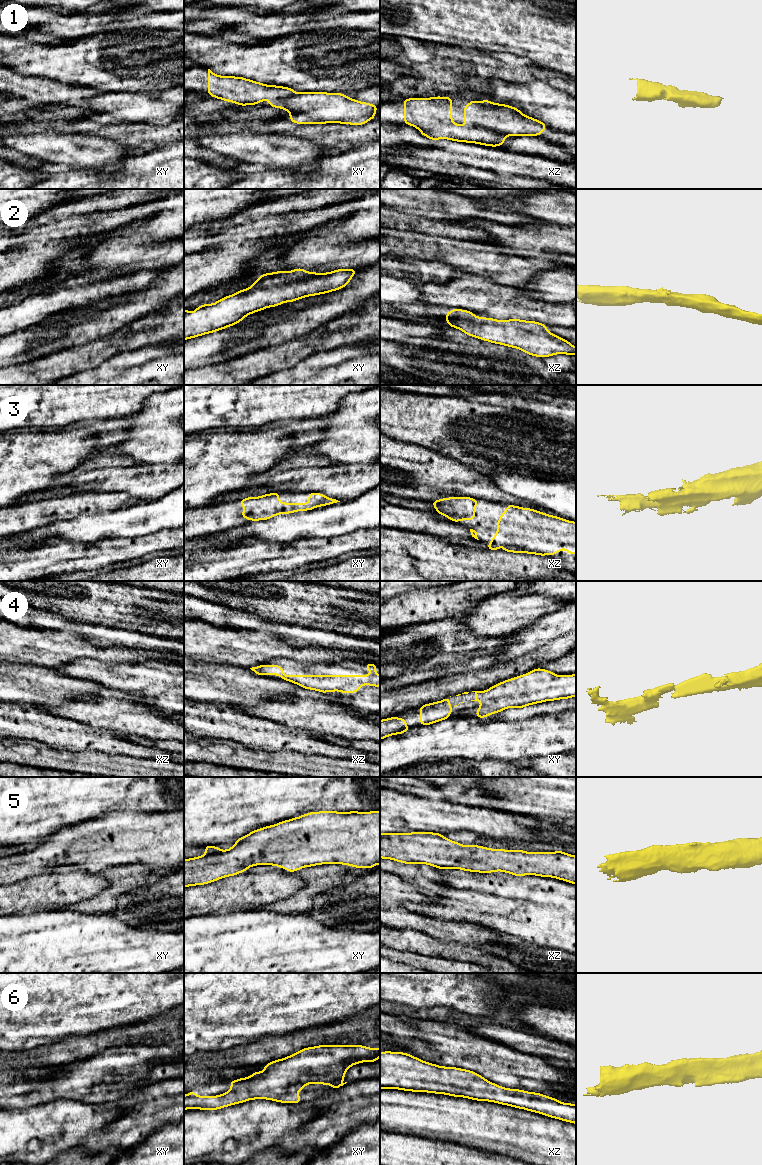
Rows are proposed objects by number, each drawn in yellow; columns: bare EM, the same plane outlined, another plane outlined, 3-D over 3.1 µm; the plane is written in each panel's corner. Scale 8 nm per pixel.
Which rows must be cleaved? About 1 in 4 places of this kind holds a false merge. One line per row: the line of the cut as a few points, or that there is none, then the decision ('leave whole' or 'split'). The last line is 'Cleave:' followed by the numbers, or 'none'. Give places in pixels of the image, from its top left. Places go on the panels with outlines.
1: no cut | leave whole
2: no cut | leave whole
3: no cut | leave whole
4: no cut | leave whole
5: no cut | leave whole
6: no cut | leave whole
Cleave: none

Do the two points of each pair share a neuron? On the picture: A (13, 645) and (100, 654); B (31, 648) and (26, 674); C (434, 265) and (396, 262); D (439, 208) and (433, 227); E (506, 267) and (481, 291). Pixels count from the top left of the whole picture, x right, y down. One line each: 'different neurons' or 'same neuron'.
A: same neuron
B: different neurons
C: same neuron
D: different neurons
E: different neurons

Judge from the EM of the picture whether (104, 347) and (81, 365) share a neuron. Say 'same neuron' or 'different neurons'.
same neuron

